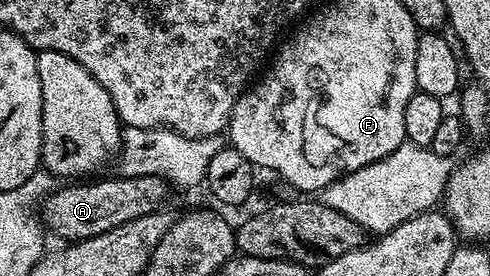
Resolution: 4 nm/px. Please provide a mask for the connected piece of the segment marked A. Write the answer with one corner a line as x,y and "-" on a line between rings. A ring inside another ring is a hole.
113,176
103,182
85,184
66,184
55,189
41,203
40,217
43,227
50,230
58,238
66,238
67,243
83,242
85,238
100,236
100,232
108,232
112,228
120,228
120,224
128,224
128,220
136,220
136,216
157,214
167,205
166,189
168,183
160,176
140,176
139,178
124,178

